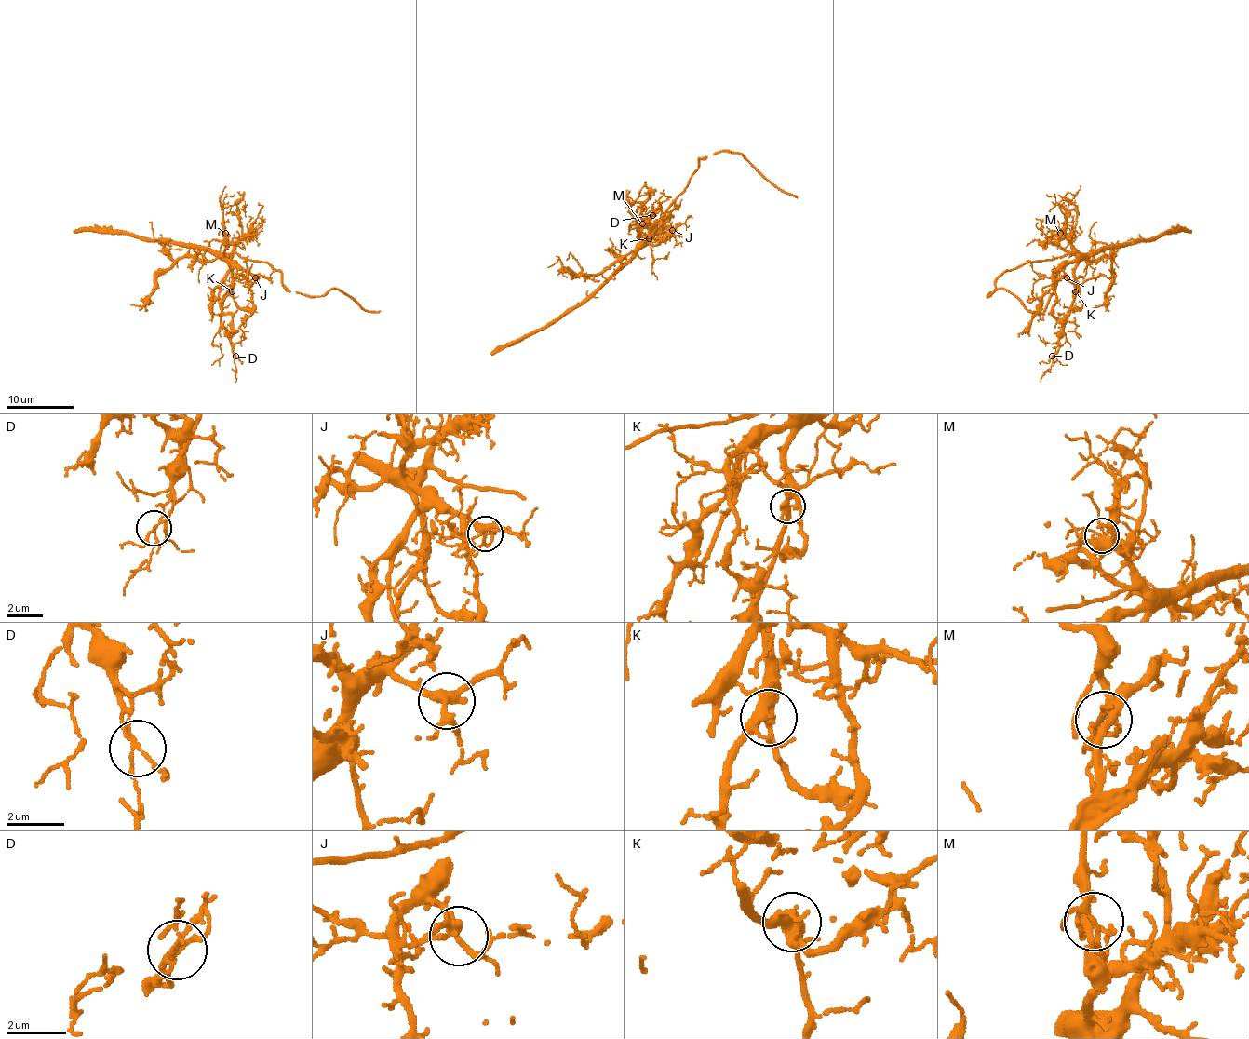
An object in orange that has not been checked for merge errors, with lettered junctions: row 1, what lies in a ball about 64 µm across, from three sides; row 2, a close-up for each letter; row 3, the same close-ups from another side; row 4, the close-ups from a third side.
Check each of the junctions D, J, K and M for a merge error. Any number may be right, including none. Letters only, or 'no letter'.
no letter

